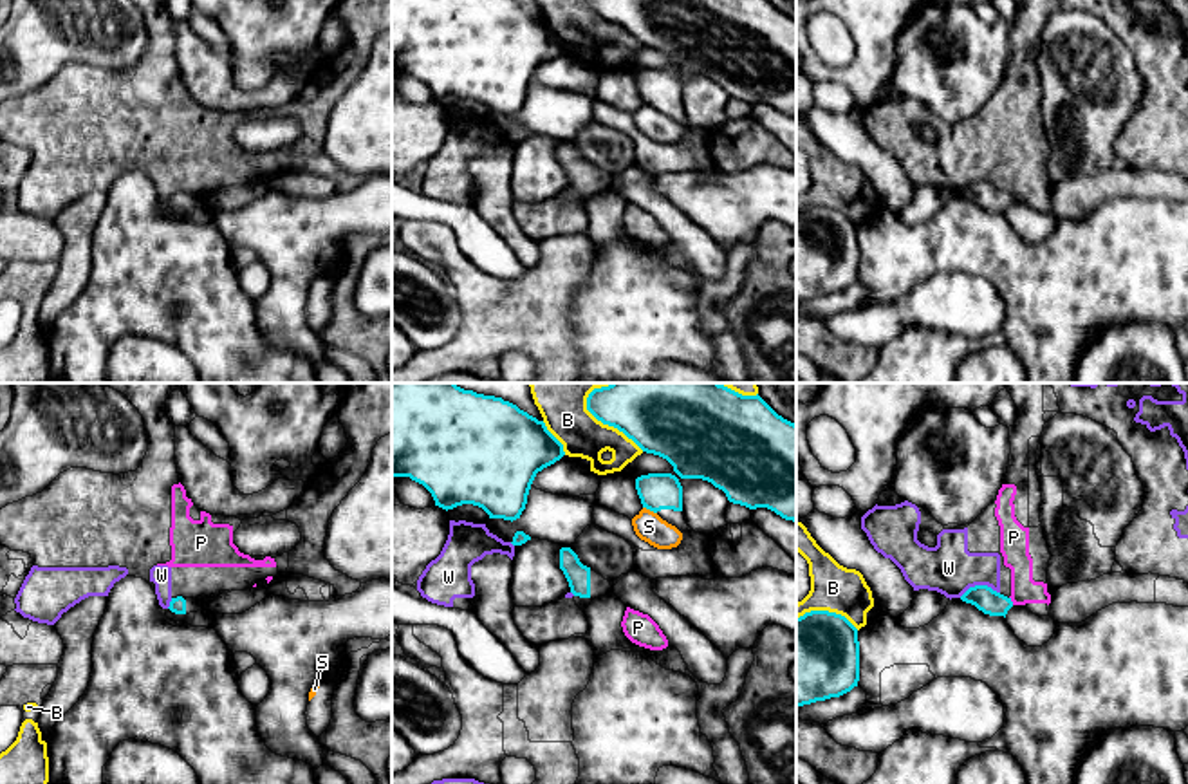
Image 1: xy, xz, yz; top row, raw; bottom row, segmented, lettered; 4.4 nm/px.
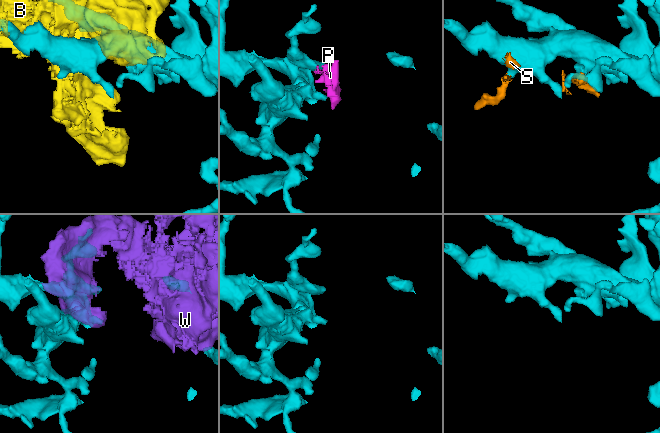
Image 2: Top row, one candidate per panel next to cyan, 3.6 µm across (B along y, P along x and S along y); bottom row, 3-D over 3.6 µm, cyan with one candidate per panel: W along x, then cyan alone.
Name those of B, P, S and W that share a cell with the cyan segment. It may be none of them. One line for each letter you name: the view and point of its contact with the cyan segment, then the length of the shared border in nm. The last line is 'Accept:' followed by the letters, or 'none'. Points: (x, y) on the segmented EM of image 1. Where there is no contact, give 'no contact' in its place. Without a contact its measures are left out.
Accept: none

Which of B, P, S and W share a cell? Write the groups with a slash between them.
B P W / S

